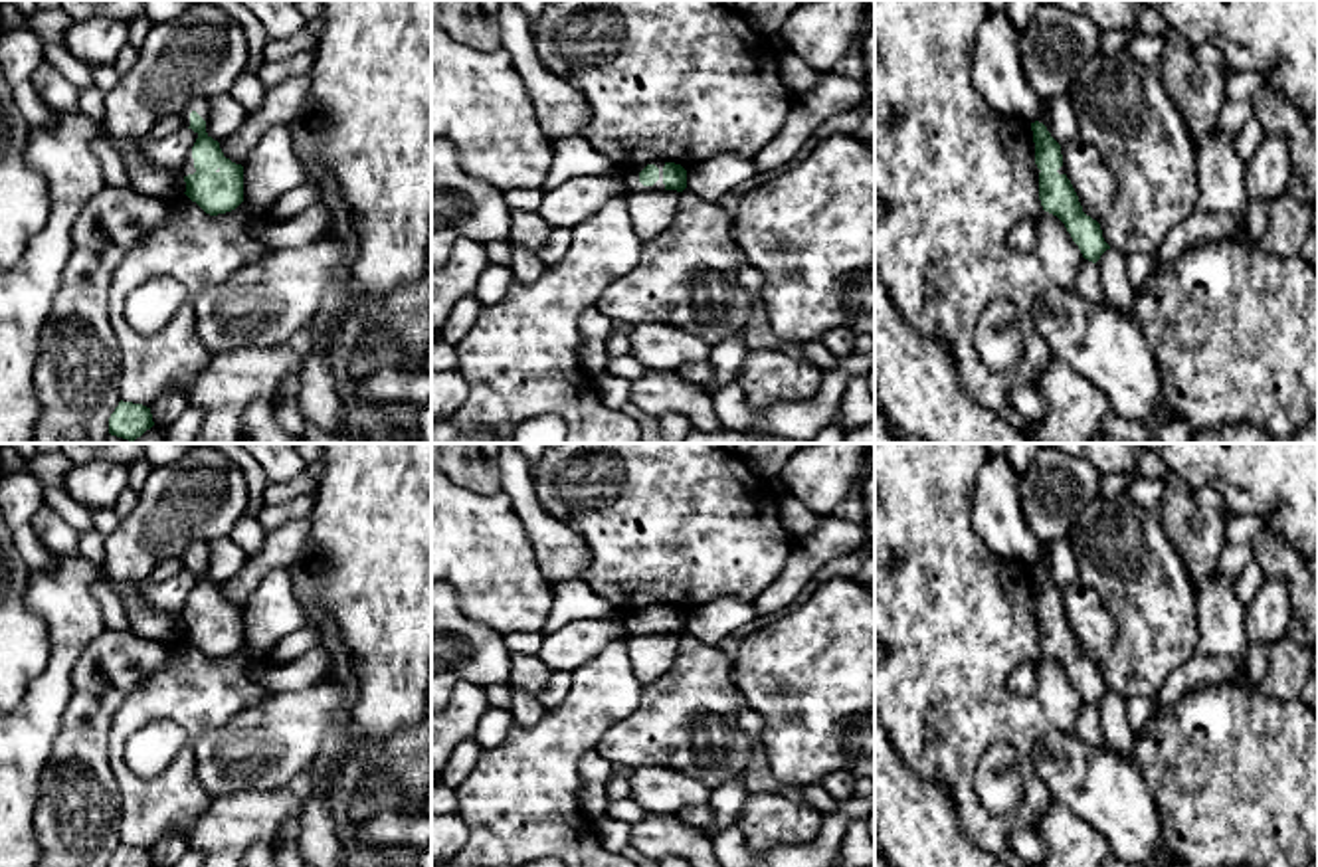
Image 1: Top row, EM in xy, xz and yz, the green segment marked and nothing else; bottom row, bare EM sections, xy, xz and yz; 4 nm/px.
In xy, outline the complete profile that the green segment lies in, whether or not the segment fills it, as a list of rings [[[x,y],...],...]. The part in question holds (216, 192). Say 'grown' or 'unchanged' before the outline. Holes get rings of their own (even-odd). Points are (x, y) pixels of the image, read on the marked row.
grown; [[[194,97],[180,111],[182,127],[198,139],[182,166],[186,196],[206,214],[218,216],[235,210],[243,202],[243,166],[224,156],[220,143],[206,133],[210,101]]]

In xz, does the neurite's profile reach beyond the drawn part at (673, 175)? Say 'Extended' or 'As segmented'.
Extended

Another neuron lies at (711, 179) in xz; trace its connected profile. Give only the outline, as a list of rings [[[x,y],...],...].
[[[722,152],[691,166],[687,170],[687,188],[708,202],[718,202],[754,174],[754,156]]]

